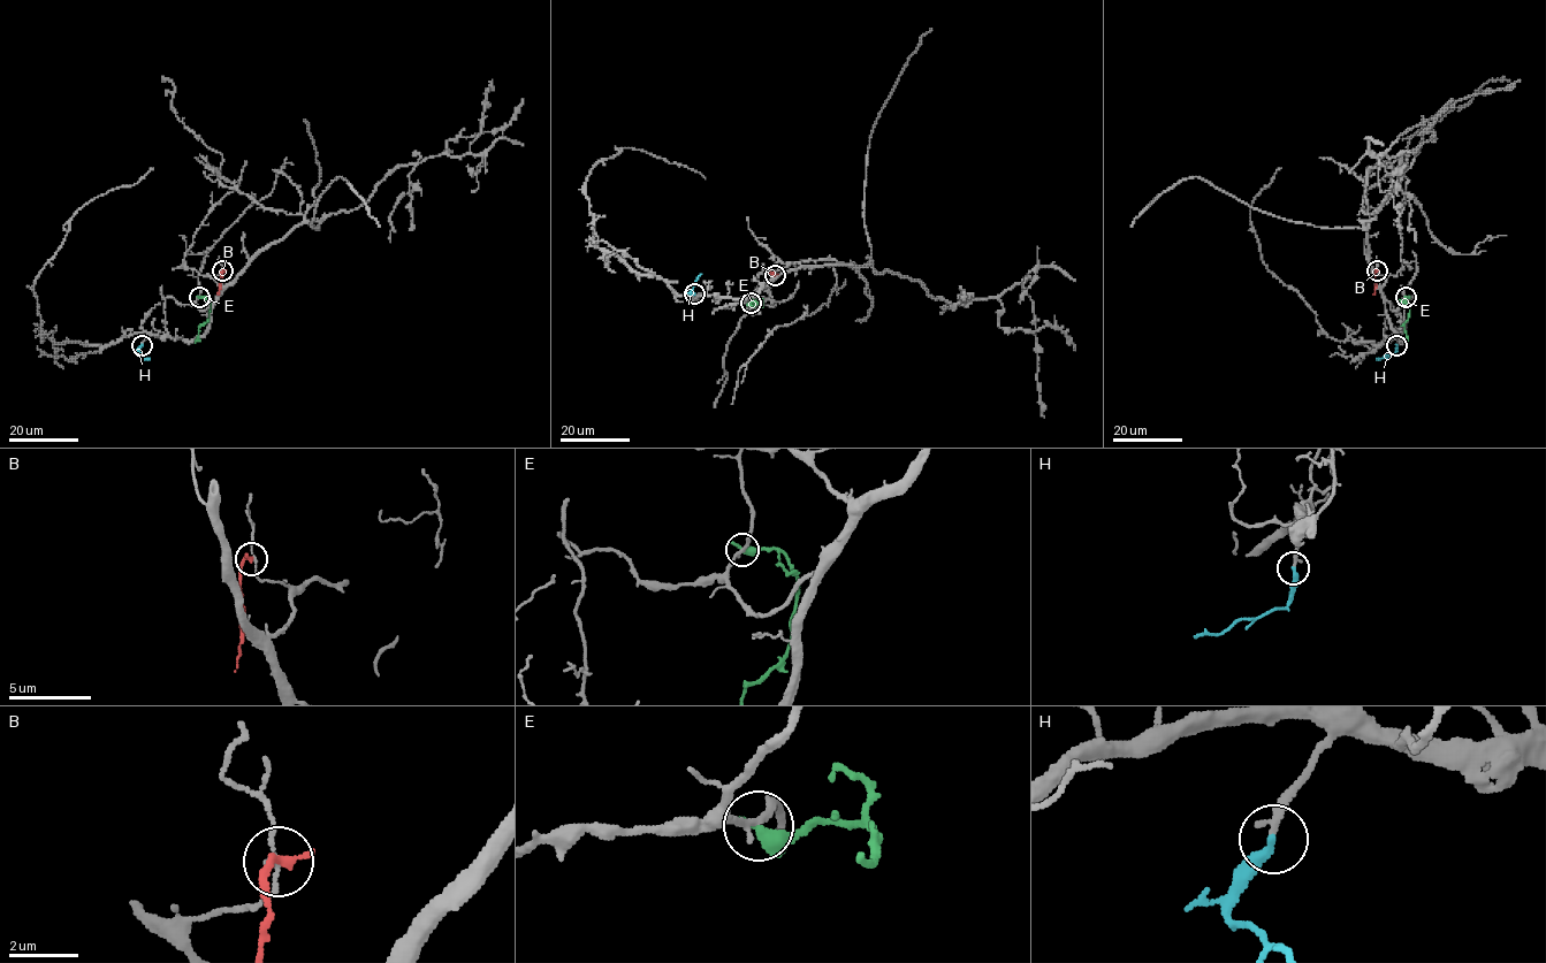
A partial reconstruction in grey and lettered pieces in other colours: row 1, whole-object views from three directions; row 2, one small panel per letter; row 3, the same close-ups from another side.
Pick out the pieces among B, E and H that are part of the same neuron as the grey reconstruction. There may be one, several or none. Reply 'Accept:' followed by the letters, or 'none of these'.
Accept: H

